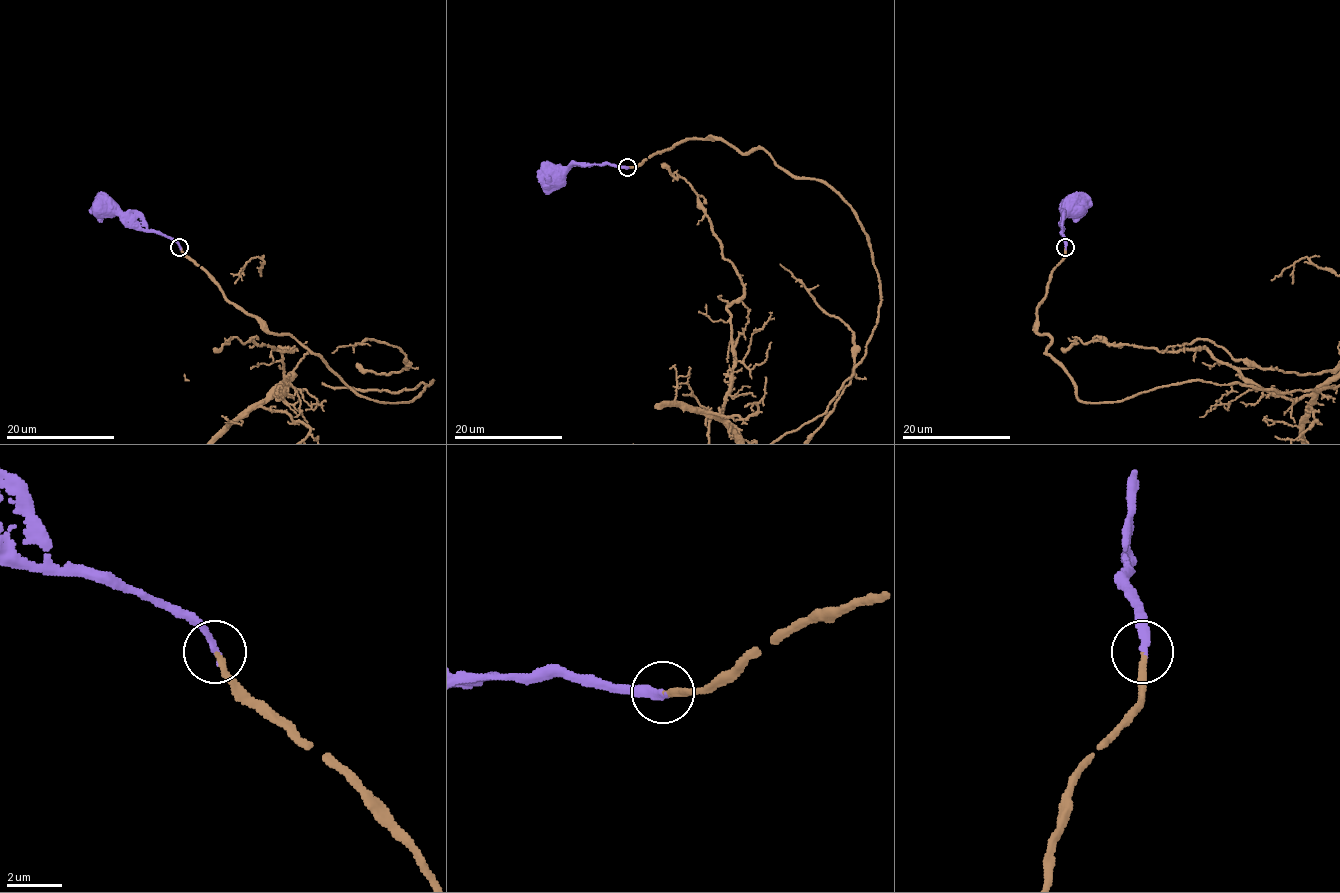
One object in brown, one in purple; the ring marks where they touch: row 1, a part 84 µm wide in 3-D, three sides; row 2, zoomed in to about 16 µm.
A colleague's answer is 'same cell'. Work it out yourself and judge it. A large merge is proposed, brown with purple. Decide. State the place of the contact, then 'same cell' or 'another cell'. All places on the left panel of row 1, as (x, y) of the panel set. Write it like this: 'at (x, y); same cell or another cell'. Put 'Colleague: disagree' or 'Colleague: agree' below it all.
at (179, 247); same cell
Colleague: agree

